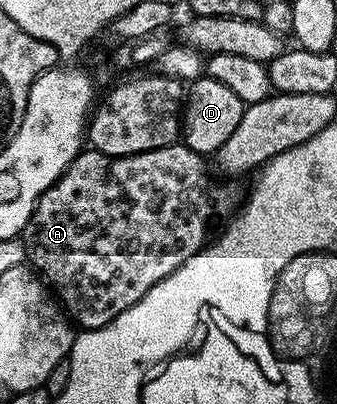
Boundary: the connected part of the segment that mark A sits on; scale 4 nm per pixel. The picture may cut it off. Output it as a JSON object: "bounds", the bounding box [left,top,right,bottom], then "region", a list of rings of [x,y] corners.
{"bounds":[23,144,229,330],"region":[[[184,144],[164,146],[142,154],[128,154],[126,158],[111,158],[108,154],[100,154],[98,150],[85,148],[66,168],[61,179],[41,194],[40,200],[37,201],[37,207],[34,208],[23,231],[25,256],[28,265],[47,283],[50,291],[55,295],[56,301],[63,307],[64,313],[81,330],[103,328],[111,320],[115,320],[115,316],[119,316],[127,308],[131,308],[139,300],[143,300],[143,296],[147,296],[149,289],[155,284],[159,284],[159,280],[171,276],[171,272],[178,270],[188,258],[205,249],[207,239],[205,239],[204,224],[201,222],[181,222],[181,210],[185,214],[197,214],[209,201],[225,202],[229,198],[228,192],[223,187],[205,186],[205,162],[206,159],[202,155],[196,154],[191,147]]]}

